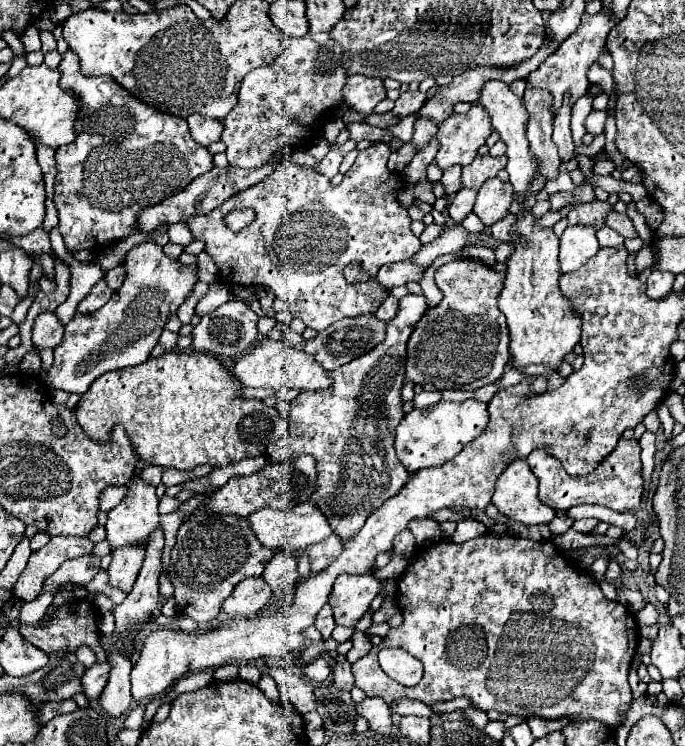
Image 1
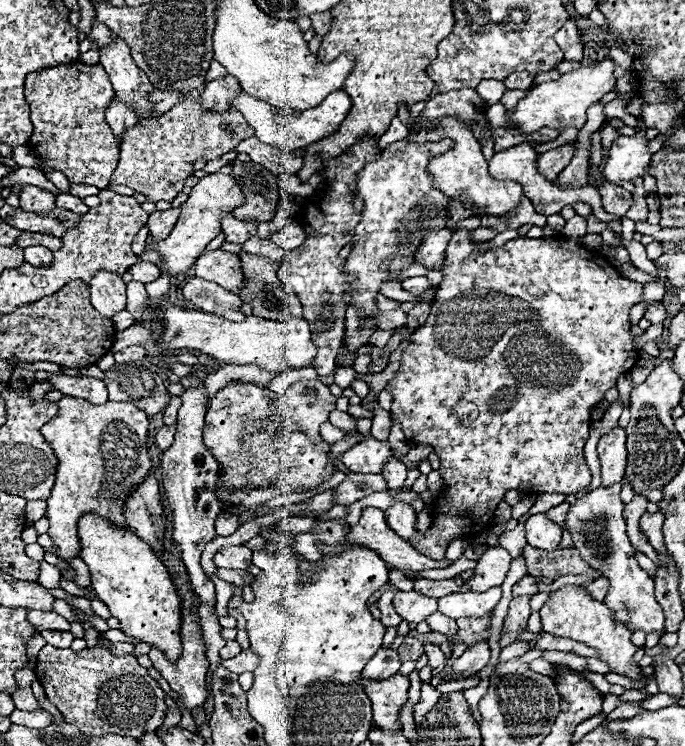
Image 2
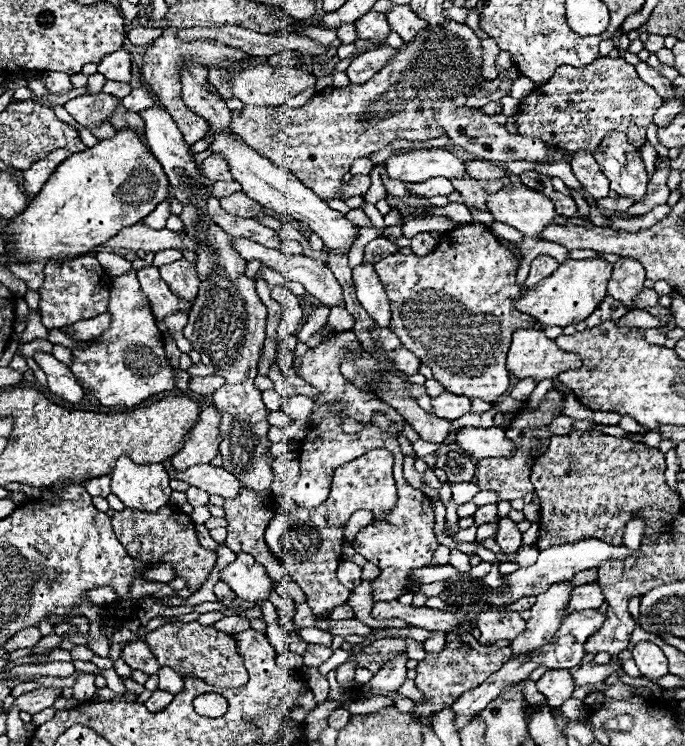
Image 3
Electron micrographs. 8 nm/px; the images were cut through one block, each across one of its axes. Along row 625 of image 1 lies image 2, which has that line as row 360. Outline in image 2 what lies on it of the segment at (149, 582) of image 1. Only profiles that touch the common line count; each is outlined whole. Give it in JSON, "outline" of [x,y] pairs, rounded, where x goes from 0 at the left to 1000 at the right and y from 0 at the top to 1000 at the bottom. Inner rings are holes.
{"outline":[[[187,464],[175,472],[166,475],[169,485],[172,488],[181,488],[181,485],[199,485],[199,483],[210,483],[213,480],[213,469],[207,464]]]}

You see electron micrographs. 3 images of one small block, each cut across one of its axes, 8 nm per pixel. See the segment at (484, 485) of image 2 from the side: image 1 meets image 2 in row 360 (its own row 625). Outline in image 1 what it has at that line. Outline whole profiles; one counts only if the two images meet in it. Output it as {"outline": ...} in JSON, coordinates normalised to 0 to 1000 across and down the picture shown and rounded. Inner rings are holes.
{"outline":[[[707,716],[698,718],[692,724],[683,724],[677,729],[666,729],[657,724],[642,724],[634,727],[622,735],[616,735],[610,740],[610,745],[601,751],[601,756],[593,761],[593,767],[581,775],[581,796],[578,796],[578,810],[590,826],[590,834],[578,842],[569,845],[558,861],[552,866],[543,866],[543,871],[526,882],[520,890],[514,890],[514,903],[517,903],[517,917],[523,922],[528,922],[534,928],[534,933],[555,933],[561,936],[566,944],[578,936],[601,936],[601,938],[613,938],[619,944],[628,941],[651,941],[651,938],[663,938],[669,933],[680,933],[689,944],[689,949],[715,954],[715,952],[730,952],[733,957],[753,957],[762,962],[774,962],[774,960],[788,960],[788,962],[800,962],[800,965],[812,965],[820,960],[835,960],[841,965],[876,965],[879,971],[888,971],[891,976],[899,976],[902,971],[902,954],[905,952],[917,952],[917,944],[923,941],[923,930],[920,930],[920,920],[917,920],[917,895],[920,895],[920,885],[928,874],[933,858],[931,838],[926,826],[914,818],[914,812],[908,810],[896,810],[888,807],[879,795],[874,782],[858,768],[832,759],[826,753],[823,745],[818,745],[815,735],[800,724],[800,727],[782,727],[782,724],[765,724],[765,721],[753,721],[753,718],[718,718],[718,716]],[[558,869],[590,869],[593,874],[599,874],[601,879],[607,879],[616,890],[619,890],[619,906],[607,920],[590,920],[578,912],[572,912],[569,906],[564,906],[552,890],[552,874]]]}

